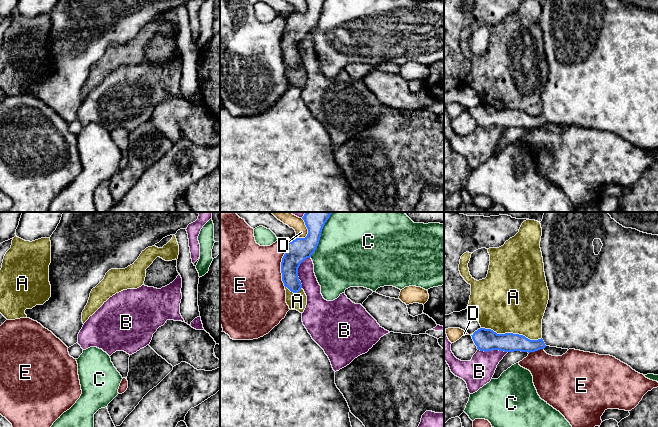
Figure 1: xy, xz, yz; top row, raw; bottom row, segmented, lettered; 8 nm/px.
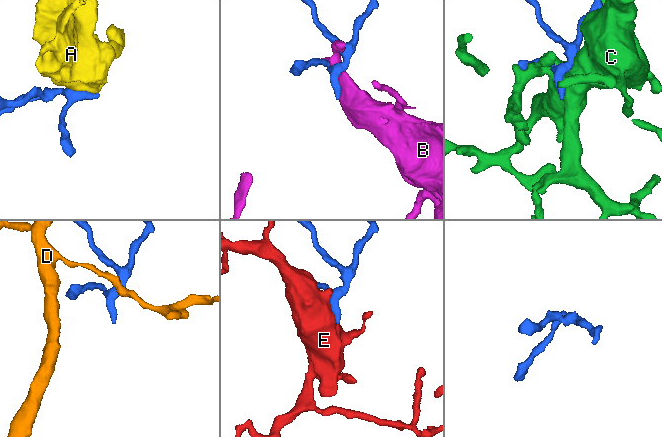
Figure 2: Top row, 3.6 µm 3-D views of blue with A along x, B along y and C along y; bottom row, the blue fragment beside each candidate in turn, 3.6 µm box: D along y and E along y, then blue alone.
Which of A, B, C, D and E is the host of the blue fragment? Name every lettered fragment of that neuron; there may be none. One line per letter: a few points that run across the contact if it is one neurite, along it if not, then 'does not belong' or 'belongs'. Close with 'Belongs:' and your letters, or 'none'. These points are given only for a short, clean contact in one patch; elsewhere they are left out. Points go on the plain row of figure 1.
A: does not belong
B: does not belong
C: does not belong
D: does not belong
E: does not belong
Belongs: none

